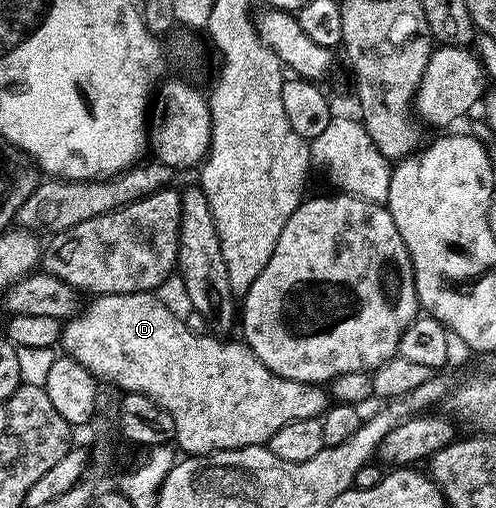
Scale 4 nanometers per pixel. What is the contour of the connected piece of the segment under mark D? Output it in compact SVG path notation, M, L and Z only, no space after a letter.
M141 291L140 293L112 293L111 295L95 295L89 301L90 304L83 306L81 310L65 320L64 326L61 328L60 347L63 347L65 354L69 358L80 361L80 365L84 365L84 369L88 369L94 374L95 379L110 383L115 383L119 387L119 392L129 393L135 391L144 397L148 397L156 405L160 405L160 409L164 409L172 417L174 422L174 438L179 452L185 453L187 456L192 455L211 455L213 451L231 451L232 449L240 449L241 447L260 447L269 444L272 433L276 433L276 429L280 429L280 425L288 425L288 421L302 421L304 419L317 419L321 417L332 406L329 390L325 386L316 383L297 383L291 379L280 377L276 373L272 373L272 369L268 369L268 365L264 365L256 357L256 353L251 347L247 347L245 342L225 343L222 339L213 339L213 334L207 333L197 335L192 329L185 324L182 317L174 316L160 300L157 299L154 291Z

